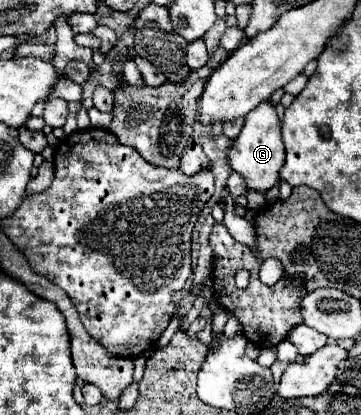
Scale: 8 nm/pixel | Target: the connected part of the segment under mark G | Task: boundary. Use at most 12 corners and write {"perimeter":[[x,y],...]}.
{"perimeter":[[270,100],[246,116],[228,152],[248,188],[266,192],[284,166]]}

